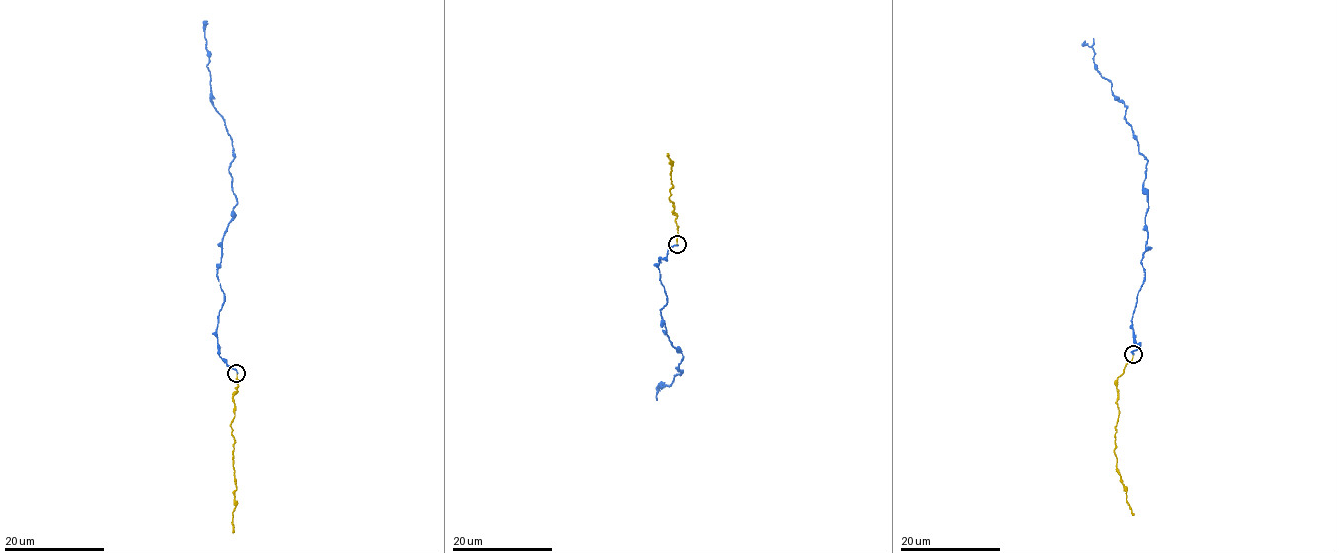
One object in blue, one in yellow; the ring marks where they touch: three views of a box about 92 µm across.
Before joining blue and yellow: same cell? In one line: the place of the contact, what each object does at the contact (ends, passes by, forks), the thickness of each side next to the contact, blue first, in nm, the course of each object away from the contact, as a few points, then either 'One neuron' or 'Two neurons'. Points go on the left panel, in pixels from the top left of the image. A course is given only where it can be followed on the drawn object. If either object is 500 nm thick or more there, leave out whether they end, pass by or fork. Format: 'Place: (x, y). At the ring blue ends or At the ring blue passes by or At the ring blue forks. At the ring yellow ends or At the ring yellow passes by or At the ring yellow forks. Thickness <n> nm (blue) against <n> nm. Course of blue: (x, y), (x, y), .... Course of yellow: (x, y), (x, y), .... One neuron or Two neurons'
Place: (236, 373). At the ring blue ends. At the ring yellow ends. Thickness 200 nm (blue) against 100 nm. Course of blue: (237, 373), (219, 355), (217, 328), (222, 237), (237, 204), (232, 138), (214, 105), (204, 21). Course of yellow: (237, 373), (238, 386), (232, 397), (235, 417), (230, 425), (236, 487), (233, 533). One neuron

